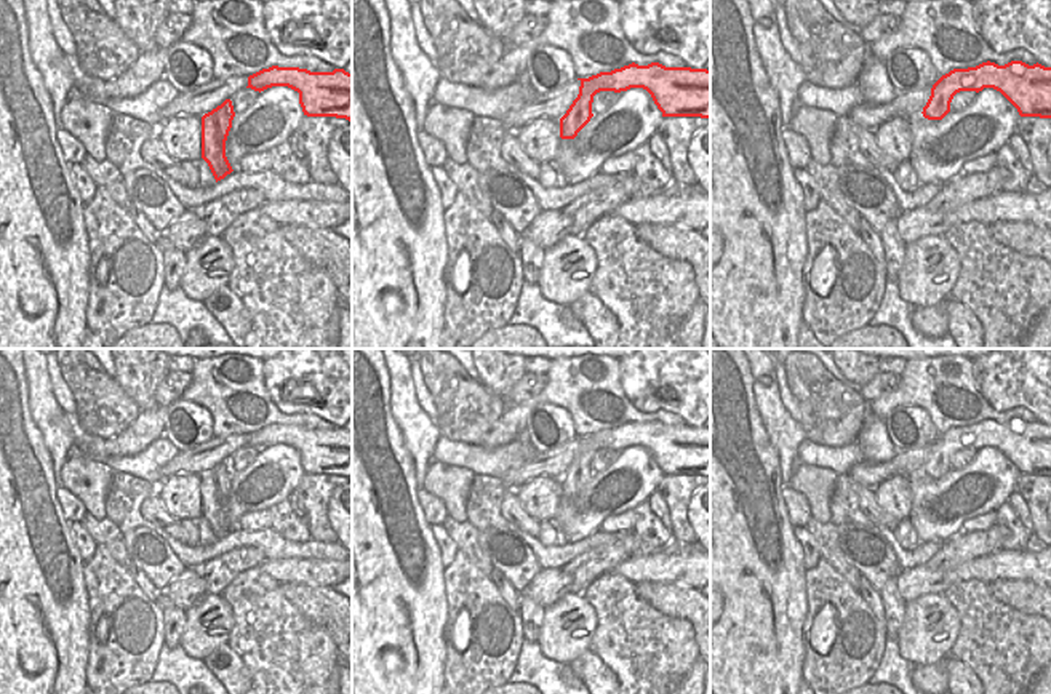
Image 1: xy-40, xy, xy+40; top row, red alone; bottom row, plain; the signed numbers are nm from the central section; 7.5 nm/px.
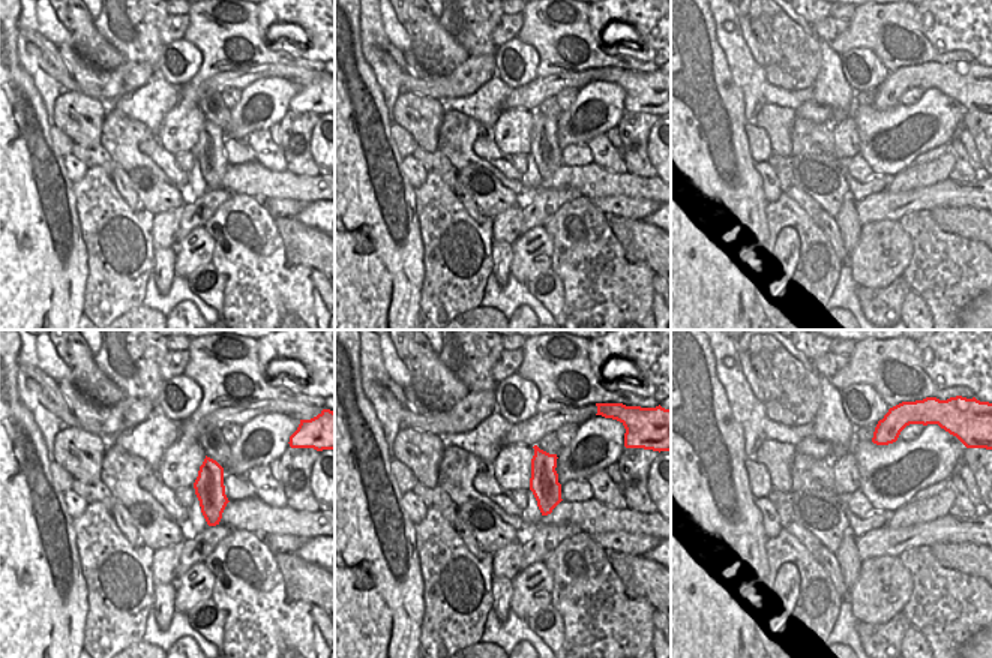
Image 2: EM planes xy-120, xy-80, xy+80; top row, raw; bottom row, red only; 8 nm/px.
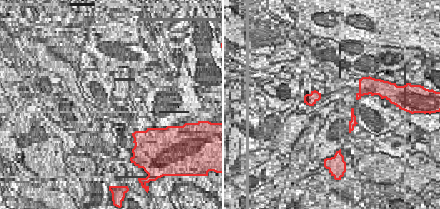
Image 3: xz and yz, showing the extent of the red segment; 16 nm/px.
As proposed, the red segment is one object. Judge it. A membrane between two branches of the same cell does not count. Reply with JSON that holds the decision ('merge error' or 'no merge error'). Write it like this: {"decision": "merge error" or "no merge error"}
{"decision": "no merge error"}

